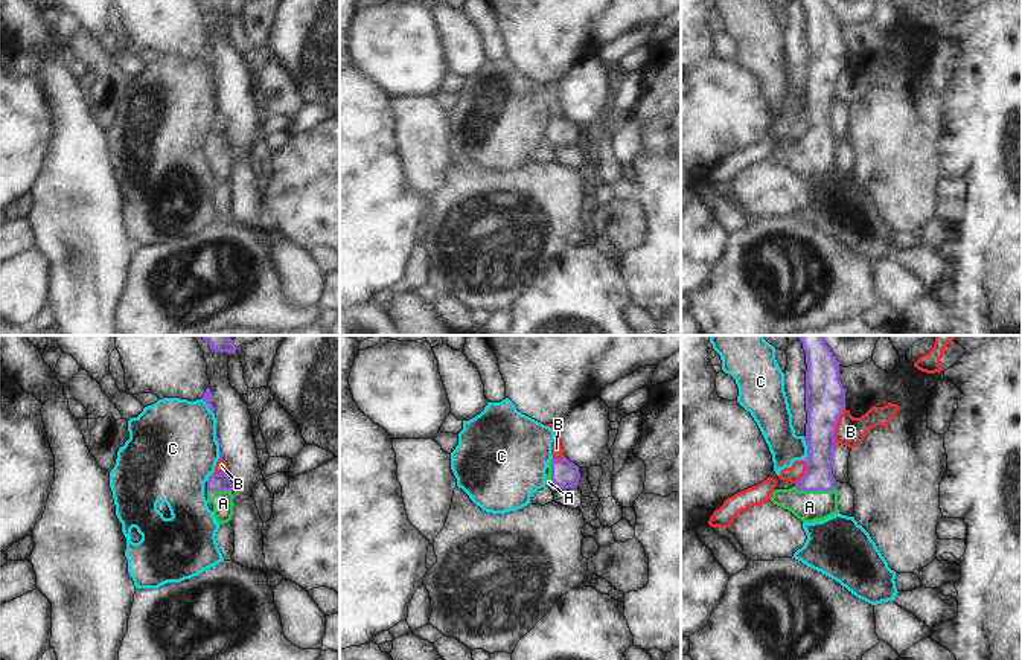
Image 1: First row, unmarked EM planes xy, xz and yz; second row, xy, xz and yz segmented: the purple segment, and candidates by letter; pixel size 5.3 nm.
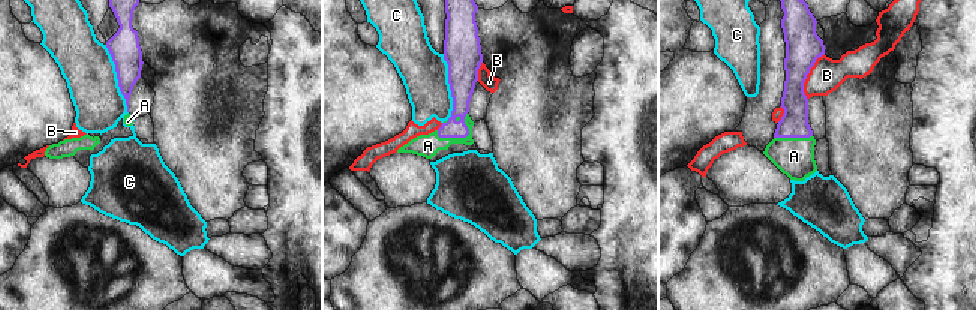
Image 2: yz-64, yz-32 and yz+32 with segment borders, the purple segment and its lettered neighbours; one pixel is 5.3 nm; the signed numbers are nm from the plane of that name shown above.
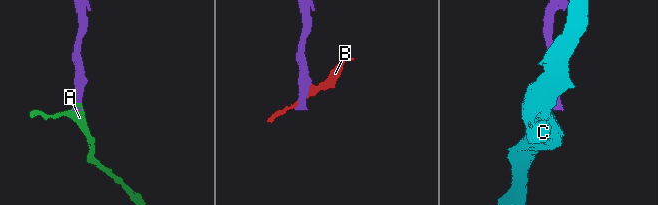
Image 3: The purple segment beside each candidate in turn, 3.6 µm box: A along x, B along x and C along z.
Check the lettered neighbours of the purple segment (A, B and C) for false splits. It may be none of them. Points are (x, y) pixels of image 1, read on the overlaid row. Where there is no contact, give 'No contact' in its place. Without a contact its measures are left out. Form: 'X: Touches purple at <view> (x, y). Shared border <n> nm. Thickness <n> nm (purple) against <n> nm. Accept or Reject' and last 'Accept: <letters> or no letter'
A: Touches purple at yz (815, 490). Shared border 220 nm. Thickness 150 nm (purple) against 170 nm. Accept
B: Touches purple at yz (835, 427). Shared border 200 nm. Thickness 200 nm (purple) against 160 nm. Reject
C: Touches purple at yz (808, 448). Shared border 140 nm. Thickness 200 nm (purple) against 190 nm. Reject
Accept: A

